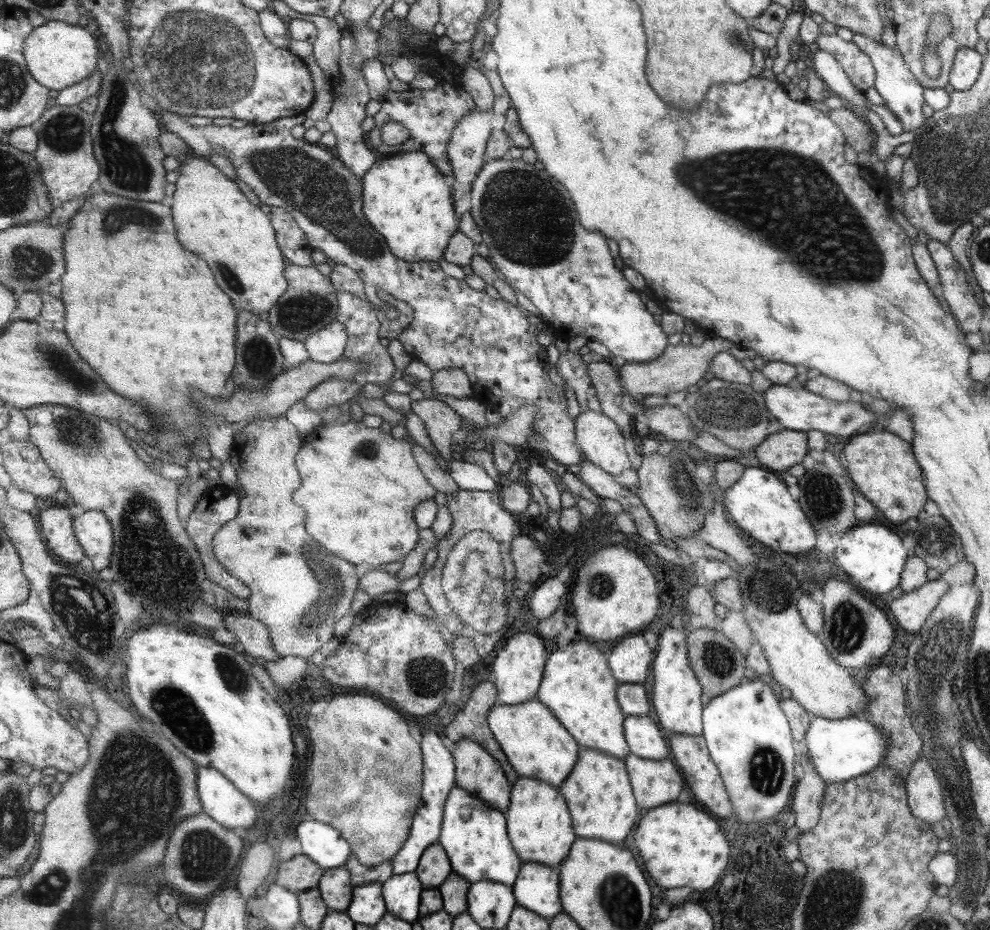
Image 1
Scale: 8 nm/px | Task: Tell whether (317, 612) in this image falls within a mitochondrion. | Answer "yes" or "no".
yes

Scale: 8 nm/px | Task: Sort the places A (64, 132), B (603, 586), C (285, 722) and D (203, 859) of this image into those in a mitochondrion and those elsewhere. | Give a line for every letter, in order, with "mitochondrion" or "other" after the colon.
A: mitochondrion
B: mitochondrion
C: other
D: mitochondrion

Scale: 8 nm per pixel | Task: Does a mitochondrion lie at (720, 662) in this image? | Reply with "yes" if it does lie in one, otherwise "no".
yes

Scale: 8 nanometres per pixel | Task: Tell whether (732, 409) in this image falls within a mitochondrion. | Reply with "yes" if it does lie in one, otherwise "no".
yes

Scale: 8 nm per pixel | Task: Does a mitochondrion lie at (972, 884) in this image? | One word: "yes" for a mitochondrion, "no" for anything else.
yes

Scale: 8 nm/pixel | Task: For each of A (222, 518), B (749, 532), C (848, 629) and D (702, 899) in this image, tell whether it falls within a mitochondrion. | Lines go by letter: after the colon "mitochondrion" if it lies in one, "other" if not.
A: other
B: other
C: mitochondrion
D: other

